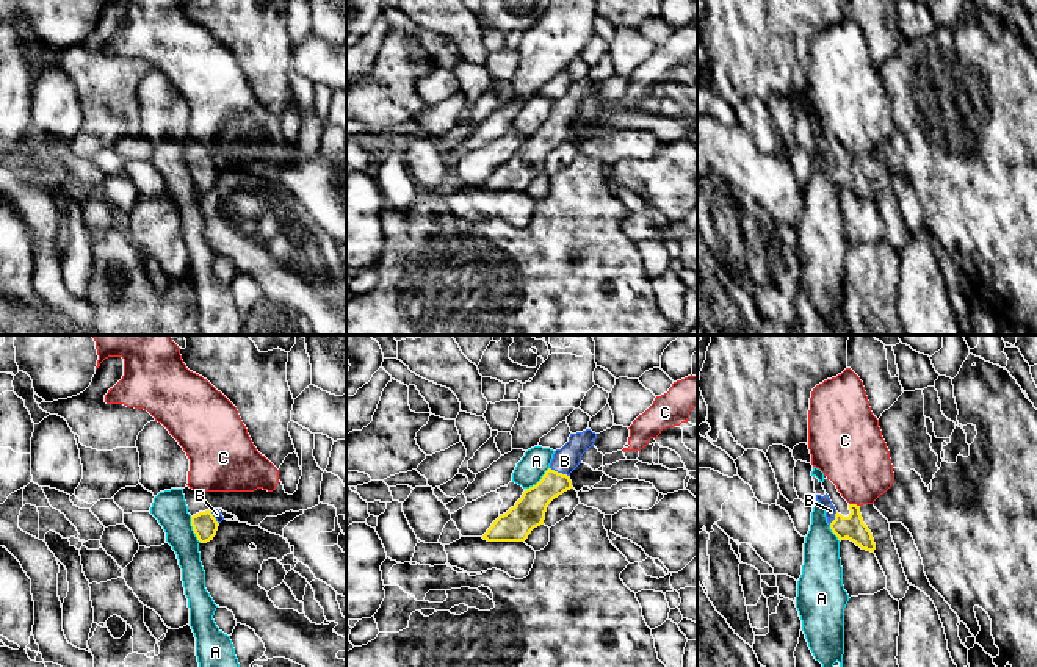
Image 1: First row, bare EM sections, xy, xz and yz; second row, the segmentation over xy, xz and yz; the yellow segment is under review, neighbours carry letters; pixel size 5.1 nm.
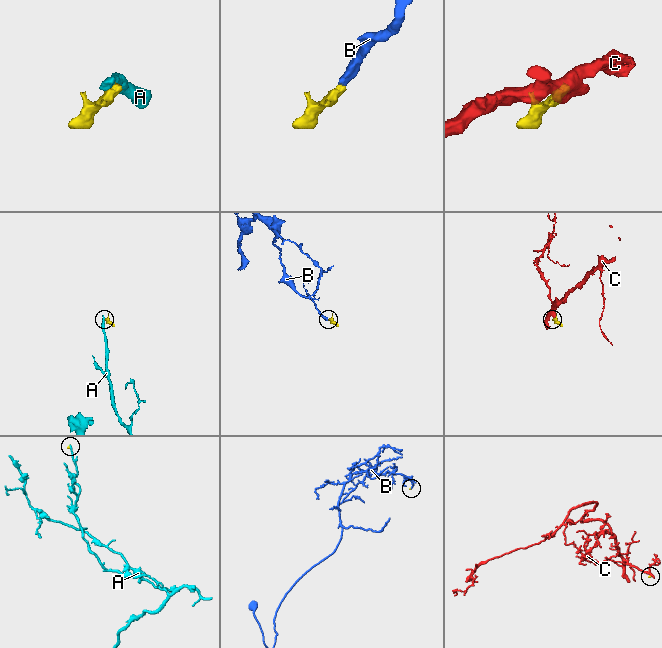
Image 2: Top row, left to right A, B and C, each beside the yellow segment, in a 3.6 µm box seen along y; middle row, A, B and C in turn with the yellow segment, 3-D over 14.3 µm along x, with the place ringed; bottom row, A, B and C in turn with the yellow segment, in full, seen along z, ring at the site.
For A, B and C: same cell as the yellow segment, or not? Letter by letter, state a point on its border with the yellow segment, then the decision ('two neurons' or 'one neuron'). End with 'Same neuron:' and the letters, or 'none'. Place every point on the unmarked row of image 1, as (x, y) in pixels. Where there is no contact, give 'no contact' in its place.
A: xz (539, 130) | two neurons
B: xz (560, 122) | one neuron
C: yz (854, 154) | two neurons
Same neuron: B

